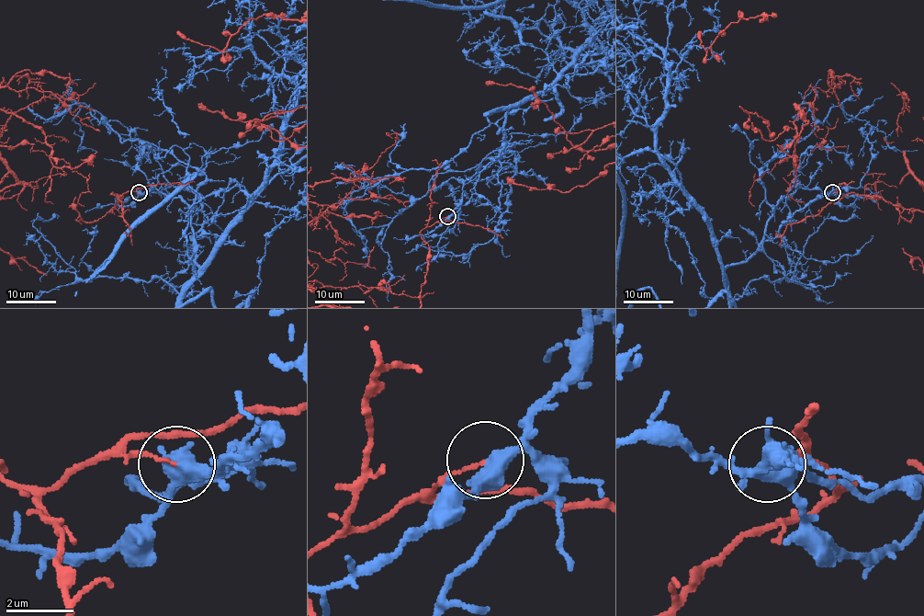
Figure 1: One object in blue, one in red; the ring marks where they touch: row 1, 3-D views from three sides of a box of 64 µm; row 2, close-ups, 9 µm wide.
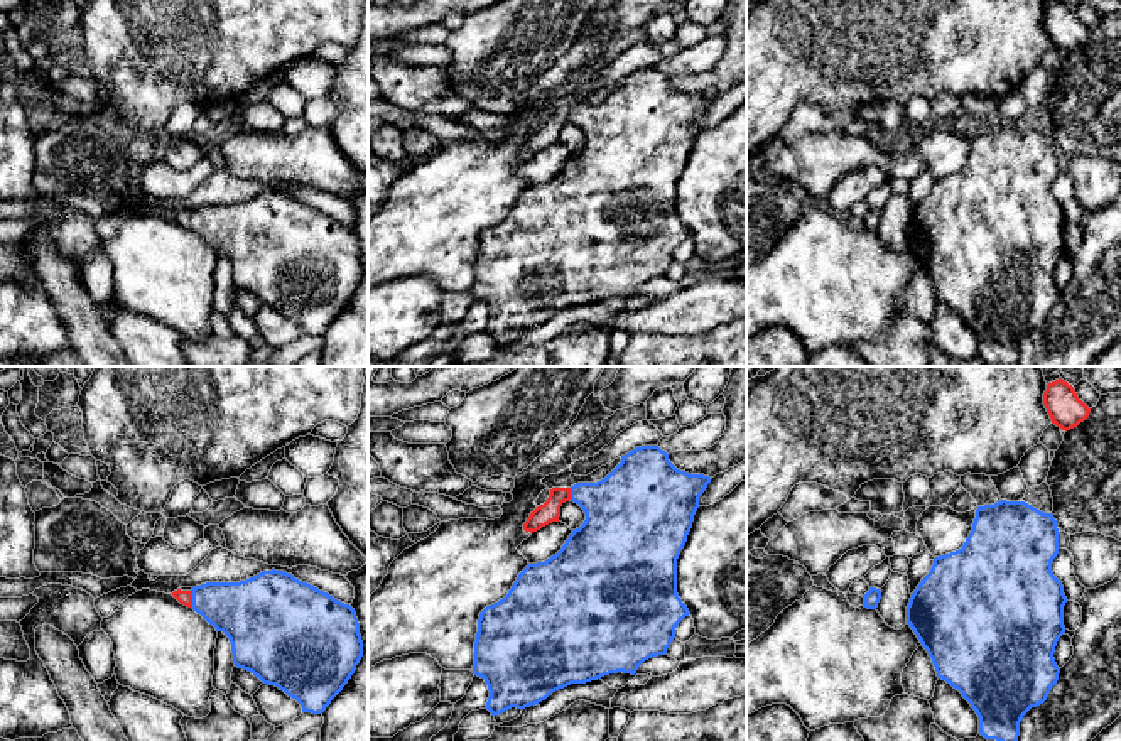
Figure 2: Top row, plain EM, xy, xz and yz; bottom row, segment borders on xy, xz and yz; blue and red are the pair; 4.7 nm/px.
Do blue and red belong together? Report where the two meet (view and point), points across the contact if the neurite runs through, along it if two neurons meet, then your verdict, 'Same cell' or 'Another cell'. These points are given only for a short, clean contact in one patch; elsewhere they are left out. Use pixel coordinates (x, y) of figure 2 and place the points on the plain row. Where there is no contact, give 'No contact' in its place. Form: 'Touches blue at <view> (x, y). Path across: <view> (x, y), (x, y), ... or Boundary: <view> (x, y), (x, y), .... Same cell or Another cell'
Touches blue at xy (193, 221). Another cell

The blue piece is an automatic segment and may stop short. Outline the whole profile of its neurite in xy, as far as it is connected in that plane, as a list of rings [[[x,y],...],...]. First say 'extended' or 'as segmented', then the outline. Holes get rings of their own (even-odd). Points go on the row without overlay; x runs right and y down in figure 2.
as segmented; [[[263,192],[240,204],[192,209],[192,231],[231,265],[233,285],[295,321],[302,334],[322,336],[363,279],[355,231],[284,192]]]

